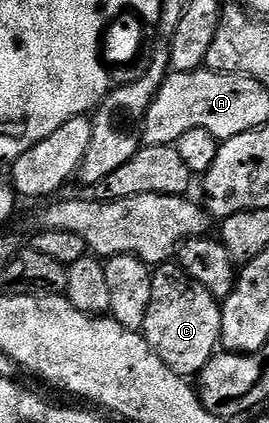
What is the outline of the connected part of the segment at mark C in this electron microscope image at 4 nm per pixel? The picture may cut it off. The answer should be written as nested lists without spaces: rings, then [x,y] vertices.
[[[168,261],[154,268],[149,309],[145,313],[141,334],[173,373],[195,377],[205,369],[221,343],[222,316],[220,300],[215,299],[205,285],[193,281],[178,262]]]

